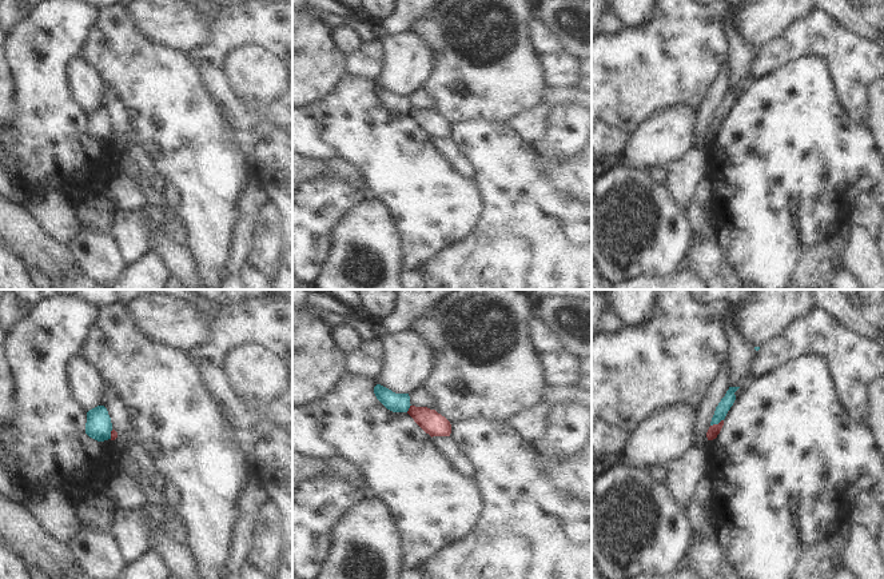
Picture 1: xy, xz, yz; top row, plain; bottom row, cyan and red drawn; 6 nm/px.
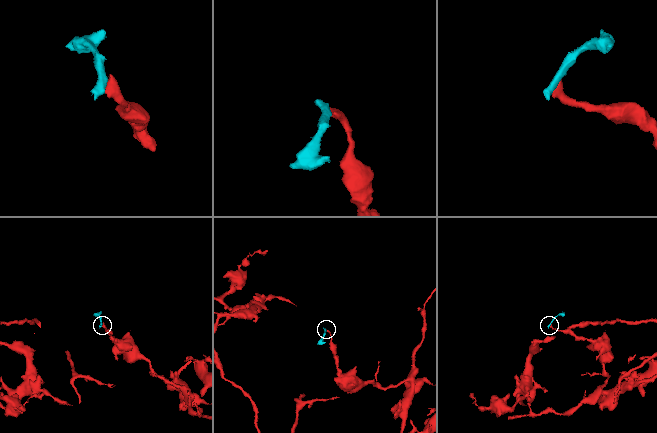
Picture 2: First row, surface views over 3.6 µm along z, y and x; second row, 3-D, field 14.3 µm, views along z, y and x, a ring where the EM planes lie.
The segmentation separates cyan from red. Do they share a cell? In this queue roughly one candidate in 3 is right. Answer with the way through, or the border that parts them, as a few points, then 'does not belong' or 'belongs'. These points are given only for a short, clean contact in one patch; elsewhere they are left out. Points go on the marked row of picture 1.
along yz (723, 419), (711, 426) | does not belong

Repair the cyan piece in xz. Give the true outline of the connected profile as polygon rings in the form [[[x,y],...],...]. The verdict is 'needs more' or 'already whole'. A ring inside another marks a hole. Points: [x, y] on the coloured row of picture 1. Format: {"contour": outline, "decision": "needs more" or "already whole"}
{"contour": [[[381,384],[374,387],[374,394],[377,399],[393,412],[407,412],[411,406],[409,394],[395,394]]], "decision": "already whole"}

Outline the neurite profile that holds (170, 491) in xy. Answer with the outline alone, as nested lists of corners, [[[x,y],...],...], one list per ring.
[[[166,479],[162,491],[168,503],[171,503],[172,506],[179,504],[180,494],[179,494],[178,488],[170,480]]]

